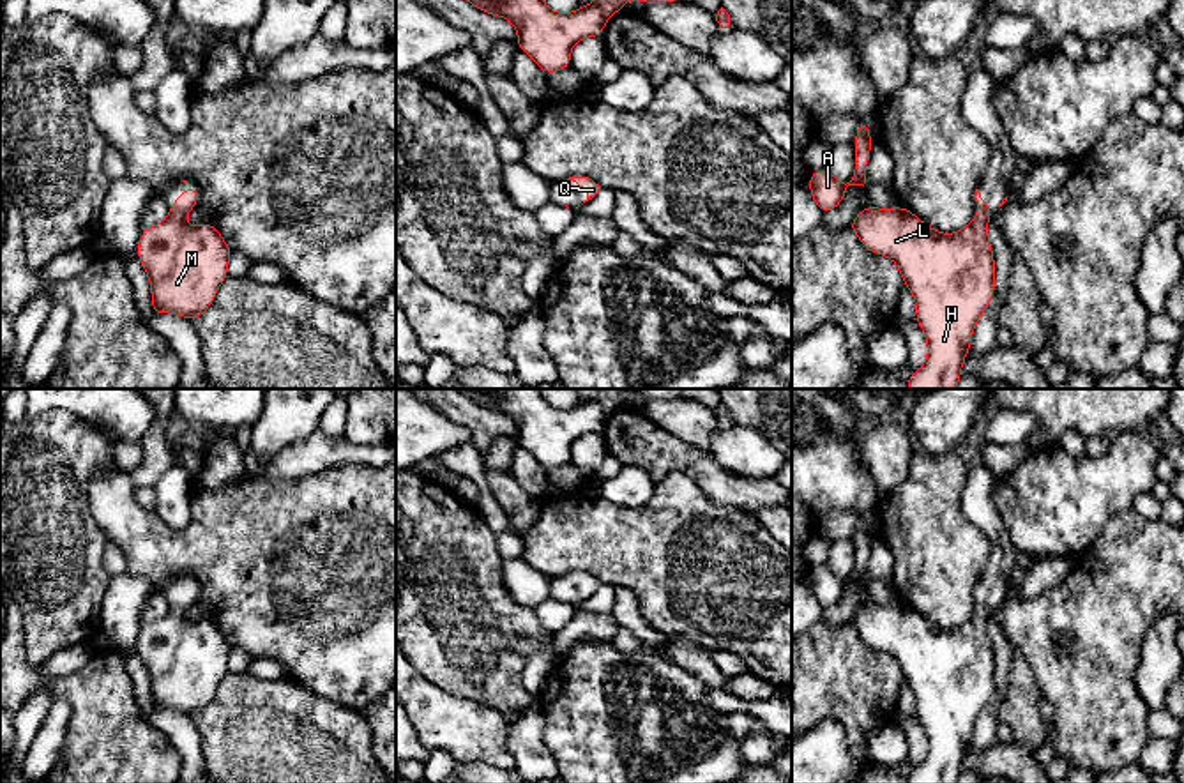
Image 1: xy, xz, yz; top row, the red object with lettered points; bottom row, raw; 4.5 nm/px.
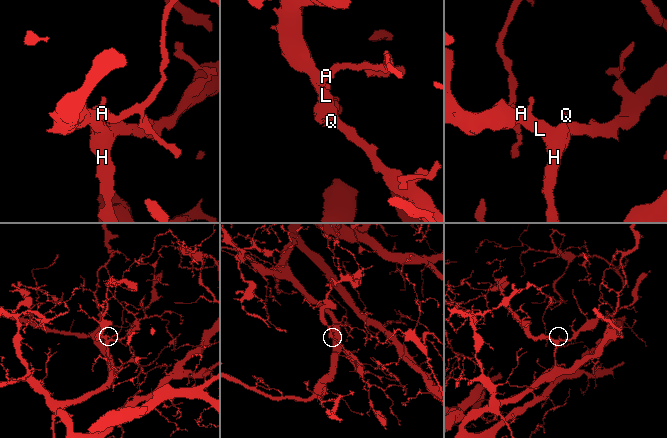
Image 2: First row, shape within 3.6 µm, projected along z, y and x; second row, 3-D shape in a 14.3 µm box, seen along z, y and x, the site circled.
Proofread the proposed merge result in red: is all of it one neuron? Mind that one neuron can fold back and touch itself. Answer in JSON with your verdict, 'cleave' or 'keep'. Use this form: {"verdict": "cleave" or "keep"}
{"verdict": "keep"}

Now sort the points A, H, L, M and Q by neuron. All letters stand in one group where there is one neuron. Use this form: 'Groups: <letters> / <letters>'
Groups: A H L M Q

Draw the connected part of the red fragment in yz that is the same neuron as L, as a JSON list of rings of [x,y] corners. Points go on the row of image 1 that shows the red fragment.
[[[979,189],[974,198],[977,201],[975,217],[949,235],[899,205],[892,209],[868,205],[848,224],[868,251],[889,256],[896,263],[905,286],[915,299],[915,322],[926,336],[928,357],[919,369],[914,369],[907,389],[956,389],[975,323],[993,299],[995,258],[988,237],[988,219],[995,210],[981,198]]]

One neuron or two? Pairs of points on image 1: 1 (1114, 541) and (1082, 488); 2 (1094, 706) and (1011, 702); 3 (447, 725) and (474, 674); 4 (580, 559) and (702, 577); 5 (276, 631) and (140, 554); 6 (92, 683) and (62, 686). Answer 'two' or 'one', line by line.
1: two
2: two
3: two
4: one
5: one
6: one

